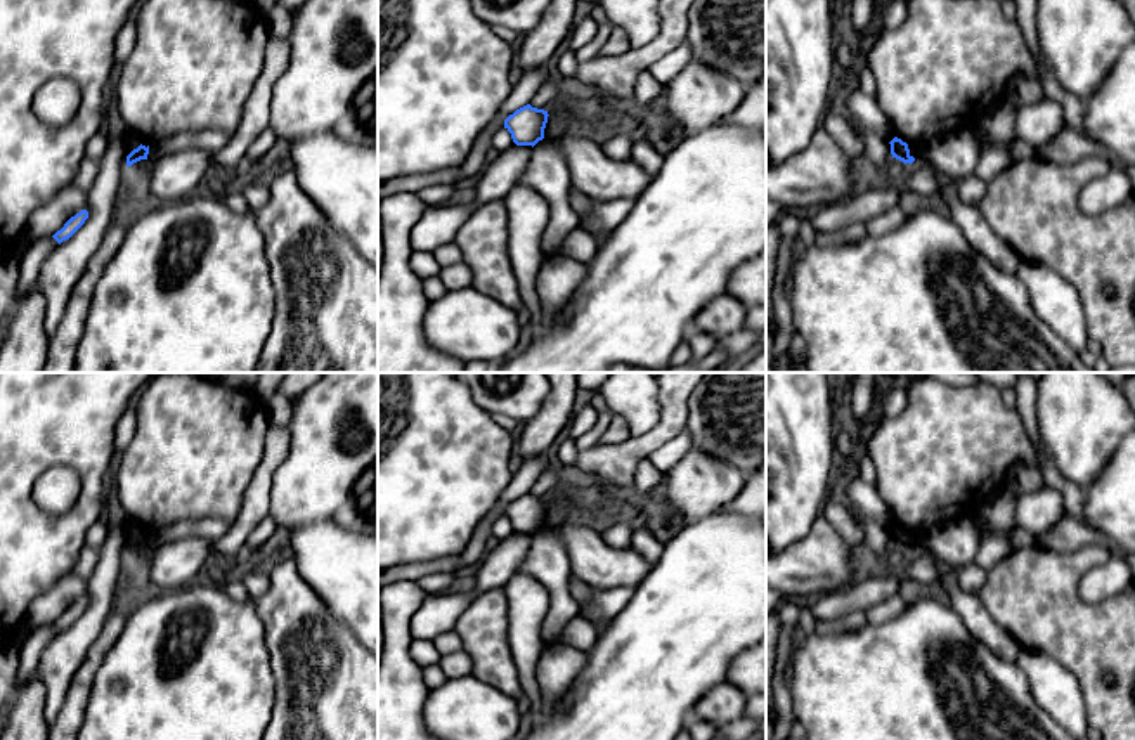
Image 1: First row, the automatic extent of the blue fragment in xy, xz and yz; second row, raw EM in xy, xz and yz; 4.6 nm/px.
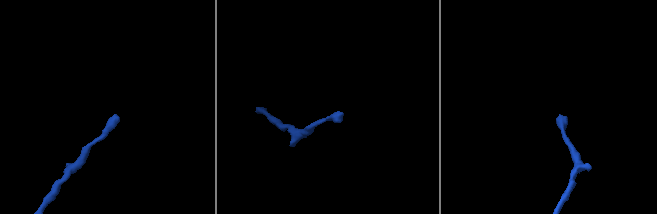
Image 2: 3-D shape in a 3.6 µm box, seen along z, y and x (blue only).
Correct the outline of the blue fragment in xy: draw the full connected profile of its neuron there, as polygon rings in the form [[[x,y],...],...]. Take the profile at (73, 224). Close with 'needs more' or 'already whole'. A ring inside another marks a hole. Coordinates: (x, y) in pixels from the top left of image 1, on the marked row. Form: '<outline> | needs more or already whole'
[[[81,210],[75,217],[71,217],[61,230],[57,230],[52,237],[61,244],[62,241],[69,239],[88,218],[88,211]]] | already whole

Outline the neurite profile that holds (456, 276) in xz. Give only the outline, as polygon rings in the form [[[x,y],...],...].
[[[464,262],[440,267],[438,277],[449,291],[471,286],[471,269]]]

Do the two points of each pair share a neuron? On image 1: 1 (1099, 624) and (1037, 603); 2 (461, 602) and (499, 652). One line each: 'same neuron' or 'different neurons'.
1: same neuron
2: different neurons

